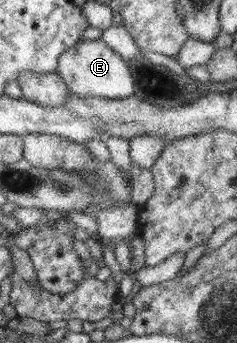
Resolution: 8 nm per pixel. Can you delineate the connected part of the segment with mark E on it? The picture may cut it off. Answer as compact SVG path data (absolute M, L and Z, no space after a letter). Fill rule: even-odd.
M102 39L80 41L71 49L62 52L58 59L58 75L64 79L70 91L80 97L122 100L134 96L135 82L128 64Z

